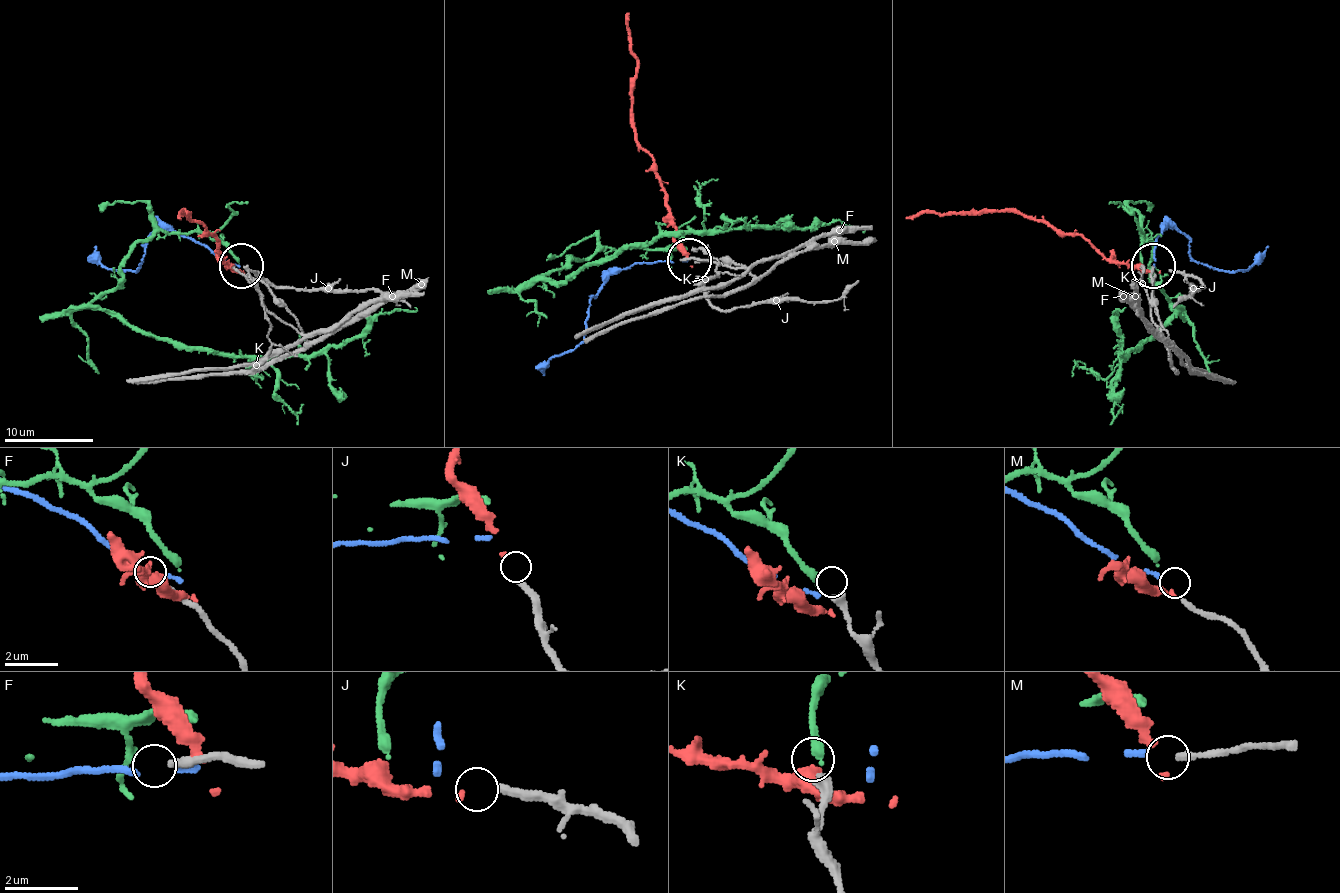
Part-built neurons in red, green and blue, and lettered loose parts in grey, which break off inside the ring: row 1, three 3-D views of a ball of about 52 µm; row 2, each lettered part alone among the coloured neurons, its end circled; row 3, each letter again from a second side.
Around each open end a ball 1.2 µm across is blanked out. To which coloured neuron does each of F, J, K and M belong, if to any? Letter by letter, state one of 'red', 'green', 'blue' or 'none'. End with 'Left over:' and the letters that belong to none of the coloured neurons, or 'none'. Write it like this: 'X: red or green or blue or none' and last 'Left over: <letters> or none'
F: none
J: red
K: green
M: blue
Left over: F

